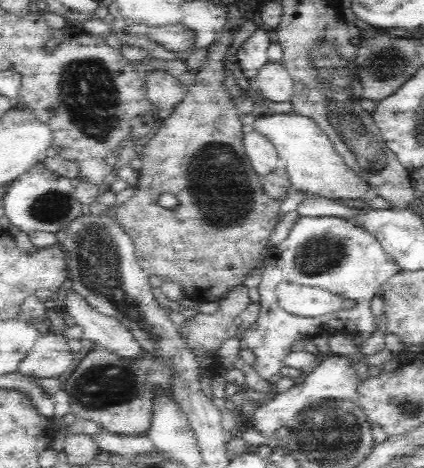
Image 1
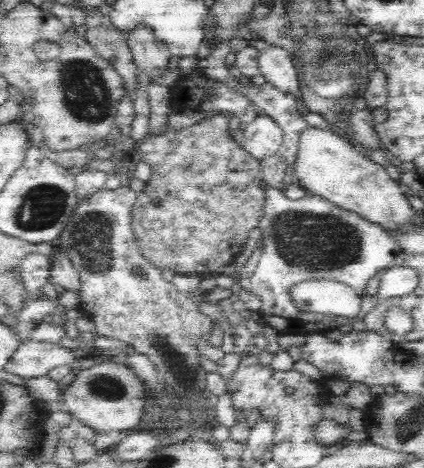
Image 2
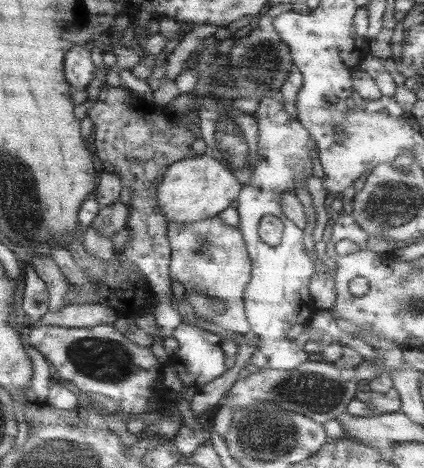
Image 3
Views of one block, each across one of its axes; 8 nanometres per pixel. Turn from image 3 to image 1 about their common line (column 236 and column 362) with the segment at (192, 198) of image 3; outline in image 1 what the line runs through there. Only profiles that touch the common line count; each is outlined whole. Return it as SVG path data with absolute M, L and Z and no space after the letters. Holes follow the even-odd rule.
M264 114L254 124L254 130L266 136L266 140L276 148L276 154L282 160L282 166L286 168L290 186L298 192L304 192L308 196L320 196L330 200L342 200L342 198L370 198L370 184L358 176L358 172L352 172L342 156L338 156L338 148L330 142L330 136L314 122L312 118L306 118L302 114Z

